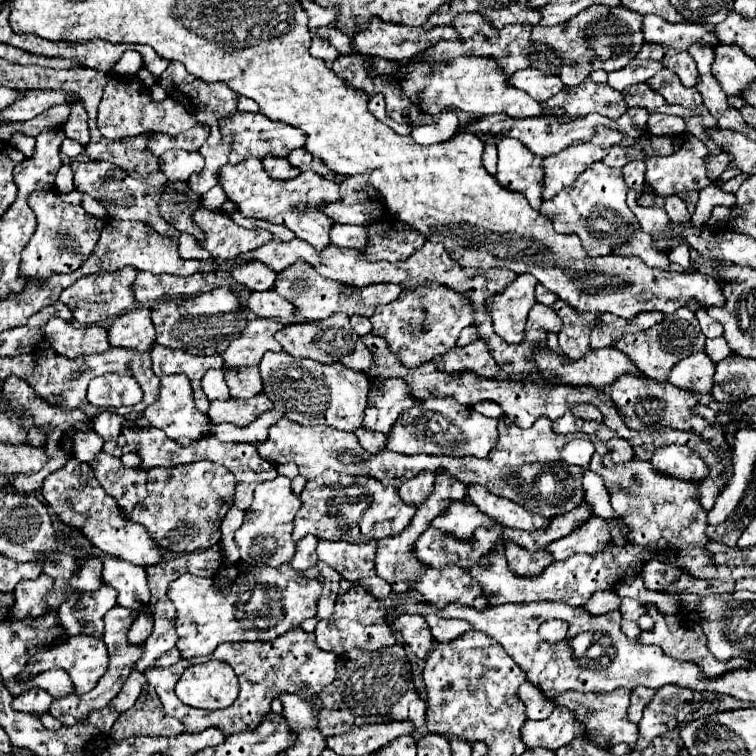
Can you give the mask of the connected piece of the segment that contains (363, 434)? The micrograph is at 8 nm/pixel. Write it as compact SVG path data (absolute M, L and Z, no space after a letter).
M358 427L358 431L354 431L354 435L358 437L360 445L362 445L368 453L376 453L376 451L384 449L386 435L378 435L378 431L366 431L364 427Z

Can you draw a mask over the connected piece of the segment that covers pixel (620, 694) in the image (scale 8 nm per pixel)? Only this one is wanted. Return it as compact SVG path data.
M614 689L610 693L566 693L554 699L556 705L566 705L568 709L578 711L578 719L584 721L588 739L608 749L616 744L626 743L630 749L635 746L638 738L638 727L628 719L628 705L630 705L630 691L626 689Z

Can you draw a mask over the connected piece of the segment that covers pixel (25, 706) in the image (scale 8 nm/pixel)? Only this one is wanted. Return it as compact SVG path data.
M22 691L22 695L16 695L12 699L12 707L16 711L24 713L46 713L52 703L52 695L46 695L46 691Z

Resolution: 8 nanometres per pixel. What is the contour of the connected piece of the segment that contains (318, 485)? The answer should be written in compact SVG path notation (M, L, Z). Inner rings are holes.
M324 471L320 477L306 483L302 495L302 507L294 519L294 539L300 541L308 533L318 539L330 541L354 541L382 539L398 535L408 527L416 507L400 499L396 487L384 487L376 479L360 479L354 475L342 475L336 479L334 471Z

